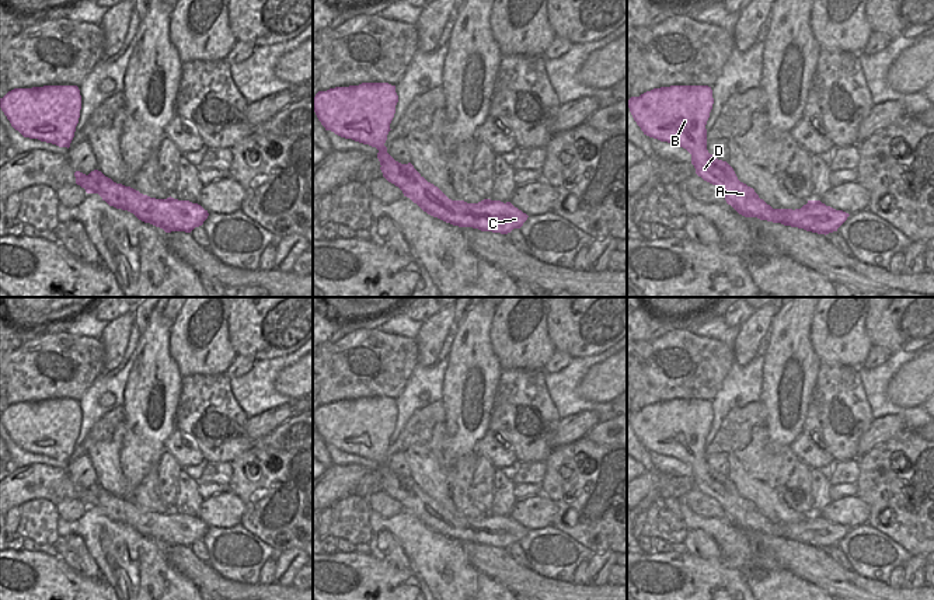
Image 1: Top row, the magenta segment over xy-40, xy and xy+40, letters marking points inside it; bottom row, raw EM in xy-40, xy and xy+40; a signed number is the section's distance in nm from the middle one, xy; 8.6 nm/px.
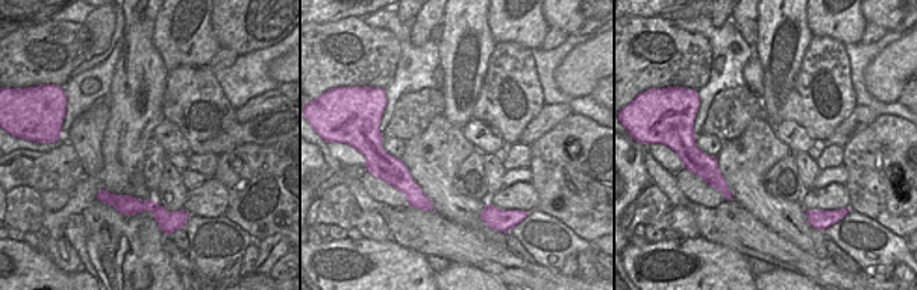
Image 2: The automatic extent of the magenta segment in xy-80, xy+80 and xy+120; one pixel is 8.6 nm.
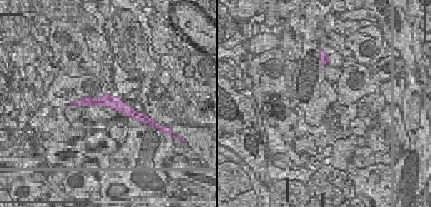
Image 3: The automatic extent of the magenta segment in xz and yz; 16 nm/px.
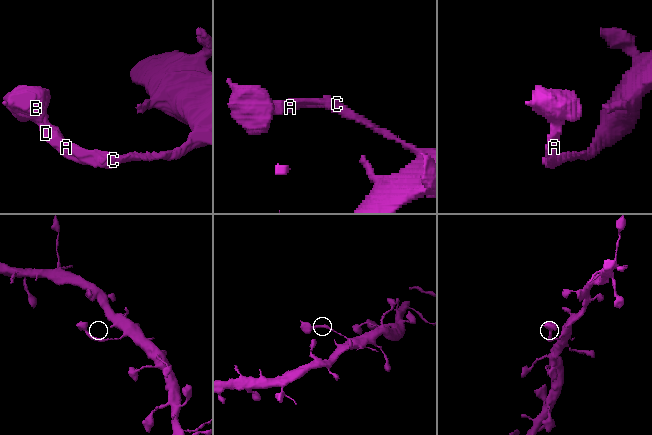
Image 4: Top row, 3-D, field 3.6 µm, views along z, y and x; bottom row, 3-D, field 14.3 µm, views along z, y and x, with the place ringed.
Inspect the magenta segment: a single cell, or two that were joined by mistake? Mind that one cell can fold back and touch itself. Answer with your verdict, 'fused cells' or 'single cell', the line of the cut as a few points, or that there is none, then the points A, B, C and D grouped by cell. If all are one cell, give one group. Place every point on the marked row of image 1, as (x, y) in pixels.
single cell | no cut | A B C D

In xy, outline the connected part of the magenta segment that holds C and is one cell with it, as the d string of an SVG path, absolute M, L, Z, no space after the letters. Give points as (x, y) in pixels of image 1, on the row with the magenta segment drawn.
M362 83L318 91L313 98L313 111L325 130L376 147L383 177L428 214L453 226L481 231L508 234L513 229L520 229L529 216L510 202L452 200L438 186L428 182L411 163L401 164L387 153L384 143L391 130L390 123L397 102L395 86Z

